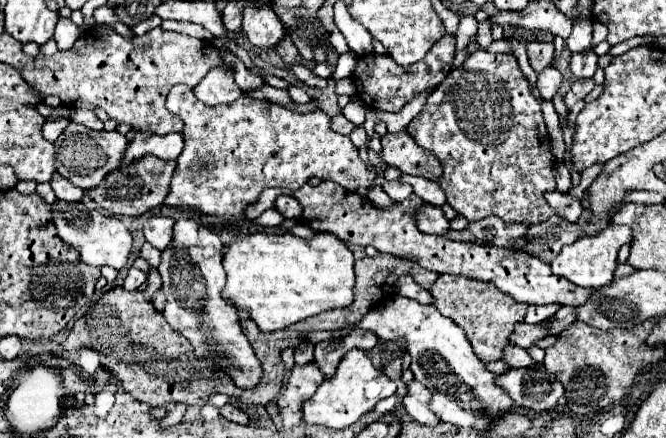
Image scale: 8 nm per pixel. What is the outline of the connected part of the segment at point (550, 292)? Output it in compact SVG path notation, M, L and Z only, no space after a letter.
M321 181L319 185L305 183L299 191L293 191L295 197L303 205L303 223L315 231L325 231L337 235L341 241L351 245L373 245L381 253L391 253L403 259L413 259L421 267L437 273L453 273L465 275L471 279L491 281L503 293L509 293L513 299L529 305L545 305L545 303L559 303L577 307L587 301L593 289L583 289L565 281L563 277L553 275L551 267L537 257L529 257L527 253L519 251L513 253L509 249L493 247L493 245L477 245L477 243L459 243L449 241L437 235L425 235L417 229L413 221L413 211L423 205L423 201L413 193L403 203L395 203L389 209L373 207L365 197L359 197L353 191L339 187L333 181Z

